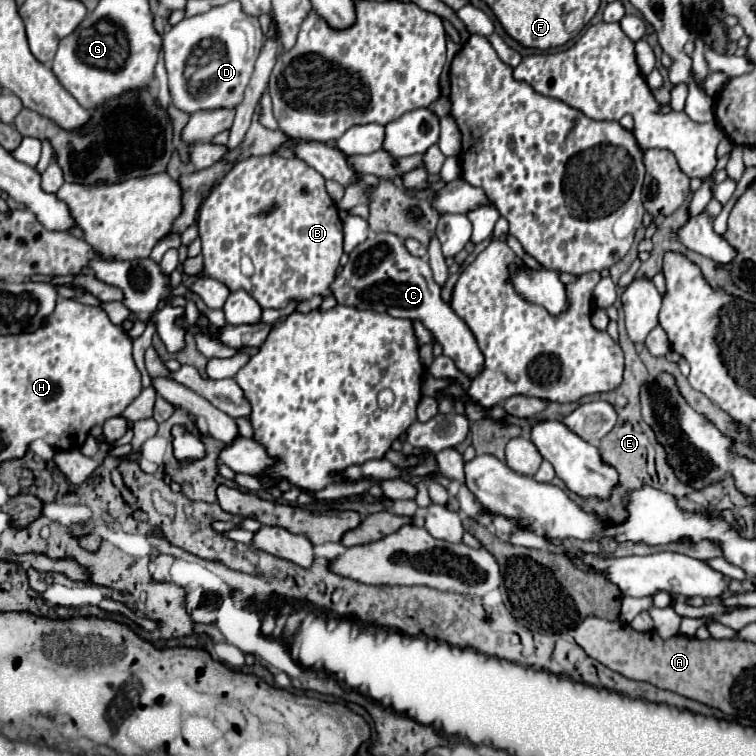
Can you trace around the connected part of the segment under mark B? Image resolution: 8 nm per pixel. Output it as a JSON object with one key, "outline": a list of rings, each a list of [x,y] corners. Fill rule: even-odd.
{"outline":[[[252,155],[238,161],[204,201],[198,217],[198,235],[202,241],[206,275],[224,283],[230,291],[244,289],[262,309],[284,309],[290,301],[304,301],[314,295],[332,295],[330,283],[336,279],[336,269],[340,267],[340,257],[344,254],[342,221],[336,203],[324,189],[324,177],[296,157]],[[242,255],[248,255],[254,263],[254,273],[250,277],[240,271]]]}

